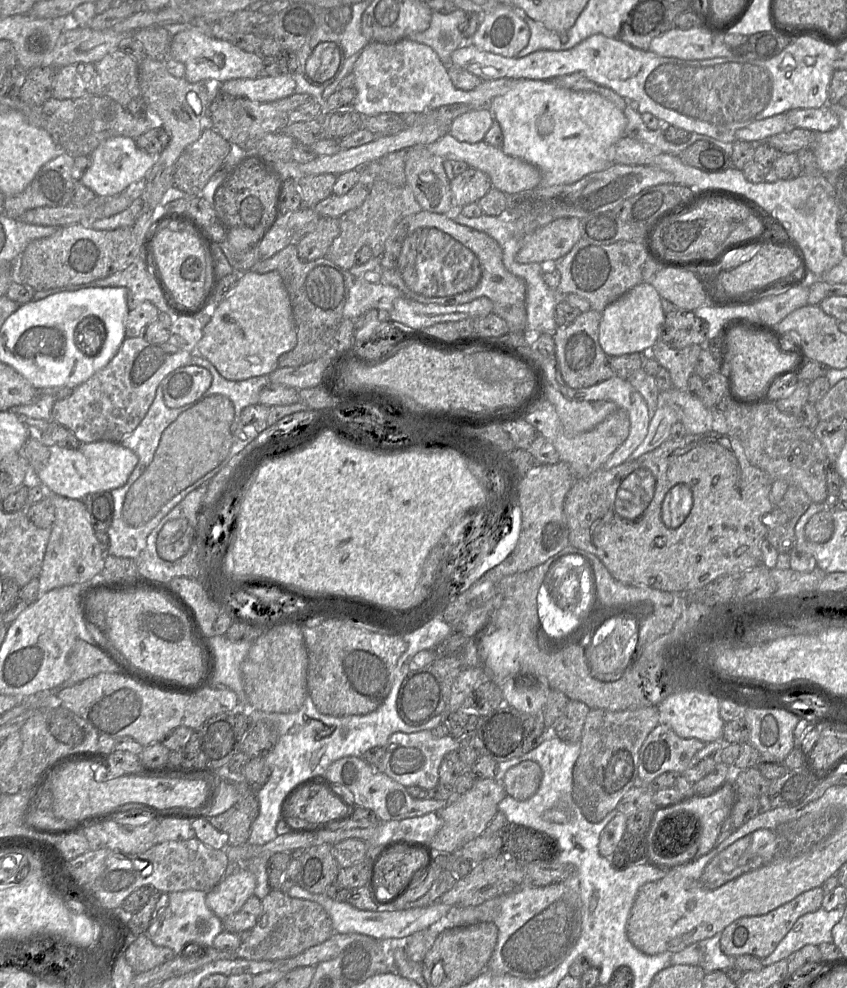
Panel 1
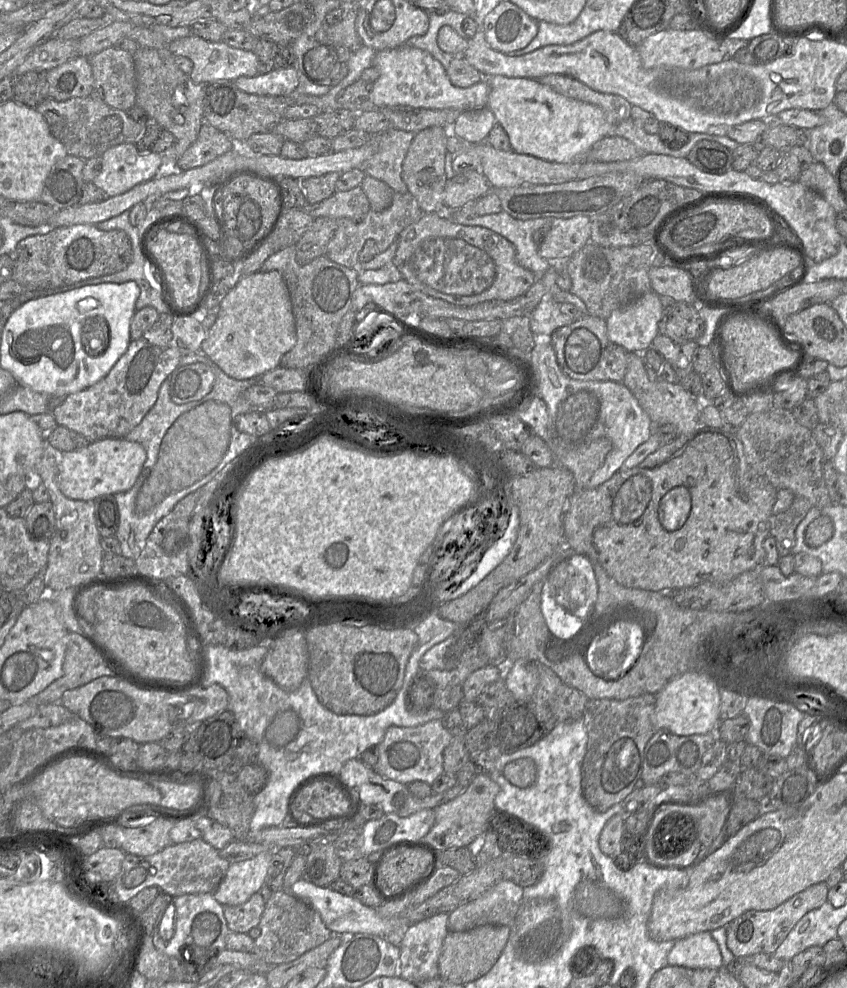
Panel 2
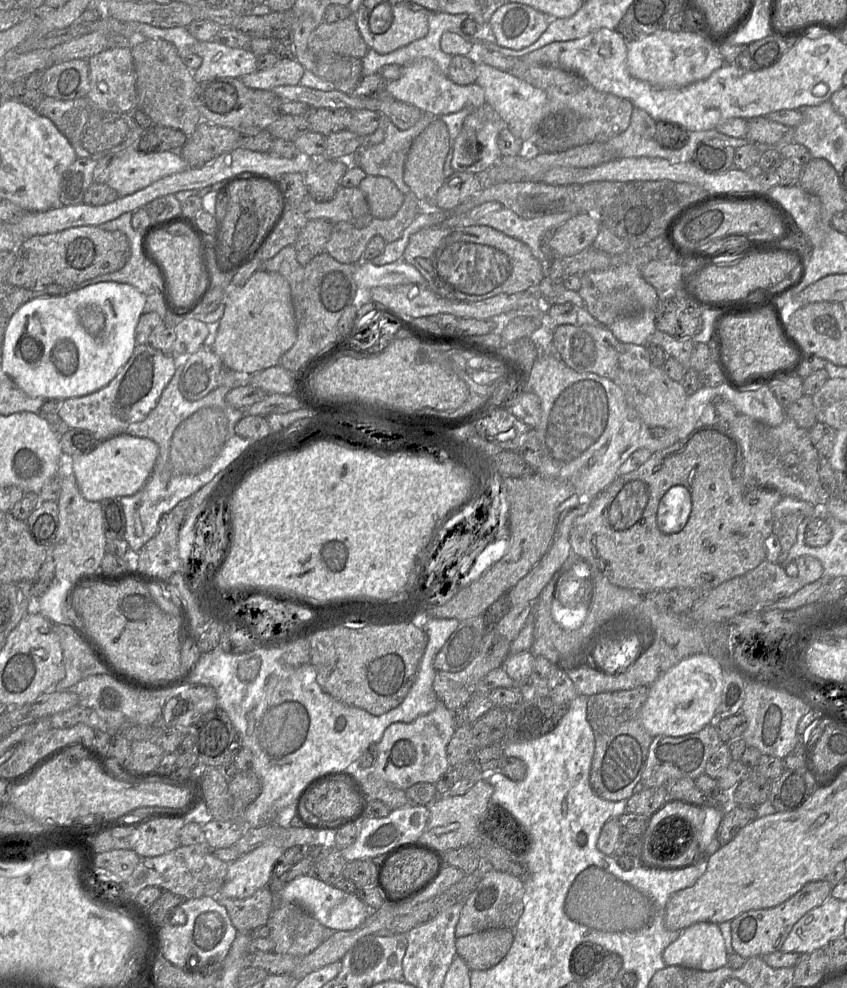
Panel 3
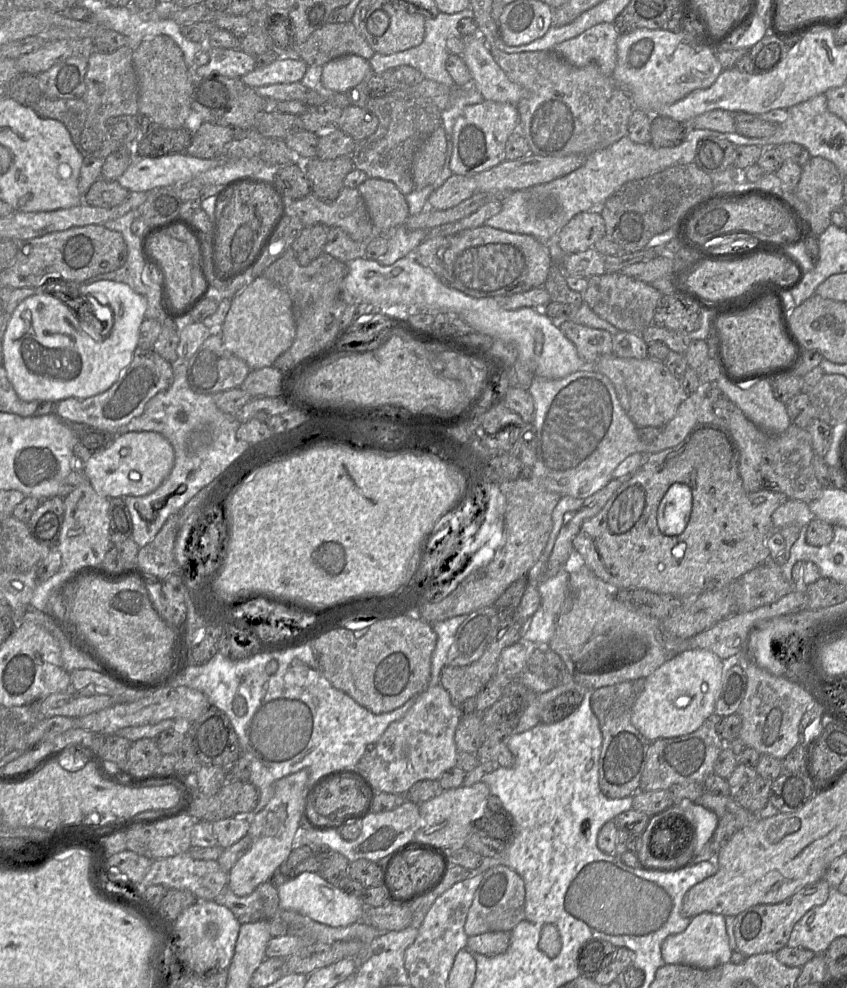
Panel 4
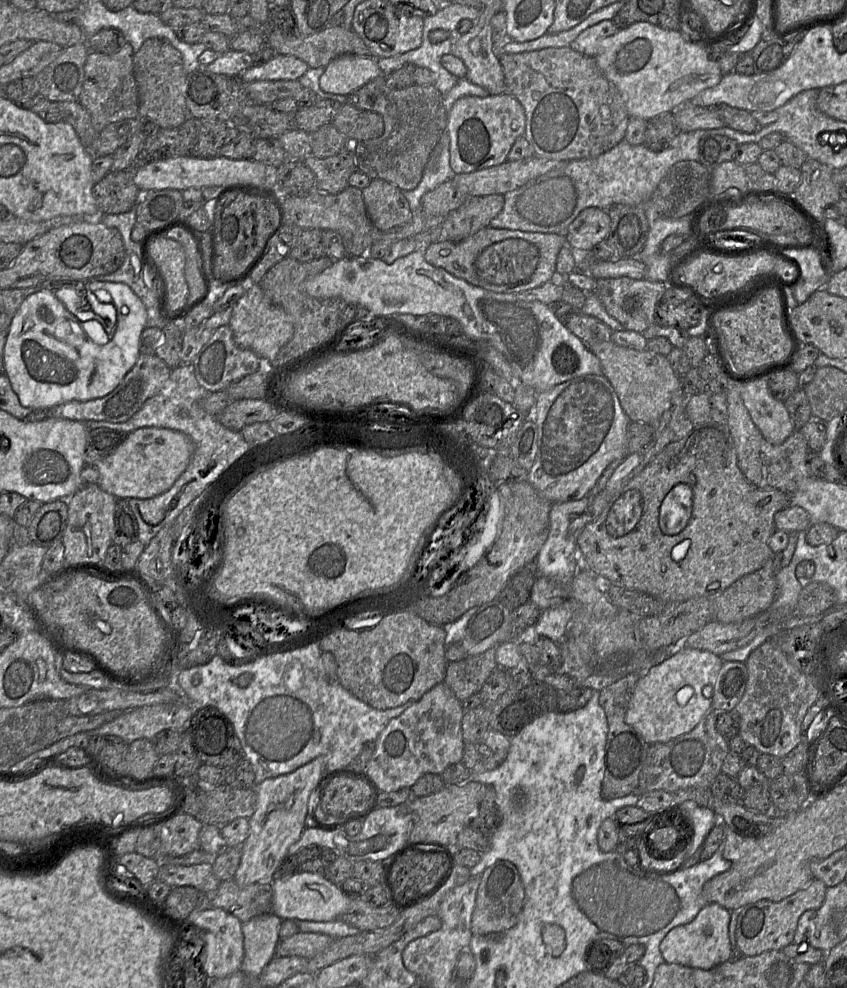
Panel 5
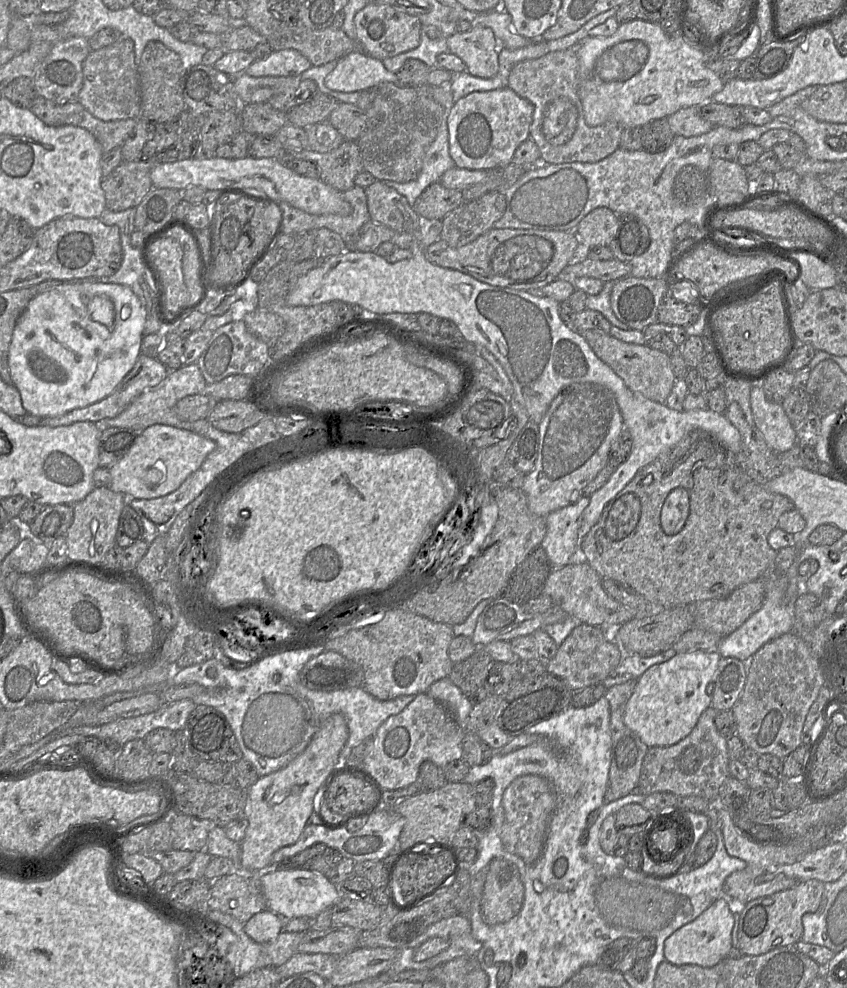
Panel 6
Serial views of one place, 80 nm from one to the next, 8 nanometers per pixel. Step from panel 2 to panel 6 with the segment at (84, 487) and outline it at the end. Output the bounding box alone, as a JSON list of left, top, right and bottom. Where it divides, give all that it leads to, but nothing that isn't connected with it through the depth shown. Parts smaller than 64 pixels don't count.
[110,424,216,499]

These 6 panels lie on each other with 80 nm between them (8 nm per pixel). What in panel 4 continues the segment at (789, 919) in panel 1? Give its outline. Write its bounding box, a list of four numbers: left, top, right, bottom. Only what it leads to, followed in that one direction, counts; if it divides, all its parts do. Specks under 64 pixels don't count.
[735,878,831,957]

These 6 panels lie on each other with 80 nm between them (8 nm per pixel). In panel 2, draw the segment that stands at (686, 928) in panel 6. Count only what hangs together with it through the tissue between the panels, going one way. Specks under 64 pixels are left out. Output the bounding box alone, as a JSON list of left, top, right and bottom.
[668,932,722,969]

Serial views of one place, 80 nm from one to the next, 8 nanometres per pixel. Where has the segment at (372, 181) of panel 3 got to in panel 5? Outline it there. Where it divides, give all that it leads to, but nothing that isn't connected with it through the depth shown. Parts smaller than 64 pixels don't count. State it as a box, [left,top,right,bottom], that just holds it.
[362,179,413,231]

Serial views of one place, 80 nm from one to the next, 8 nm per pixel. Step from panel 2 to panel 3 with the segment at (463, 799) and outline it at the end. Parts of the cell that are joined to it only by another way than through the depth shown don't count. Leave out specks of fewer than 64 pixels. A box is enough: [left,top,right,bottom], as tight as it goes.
[418,779,494,852]

